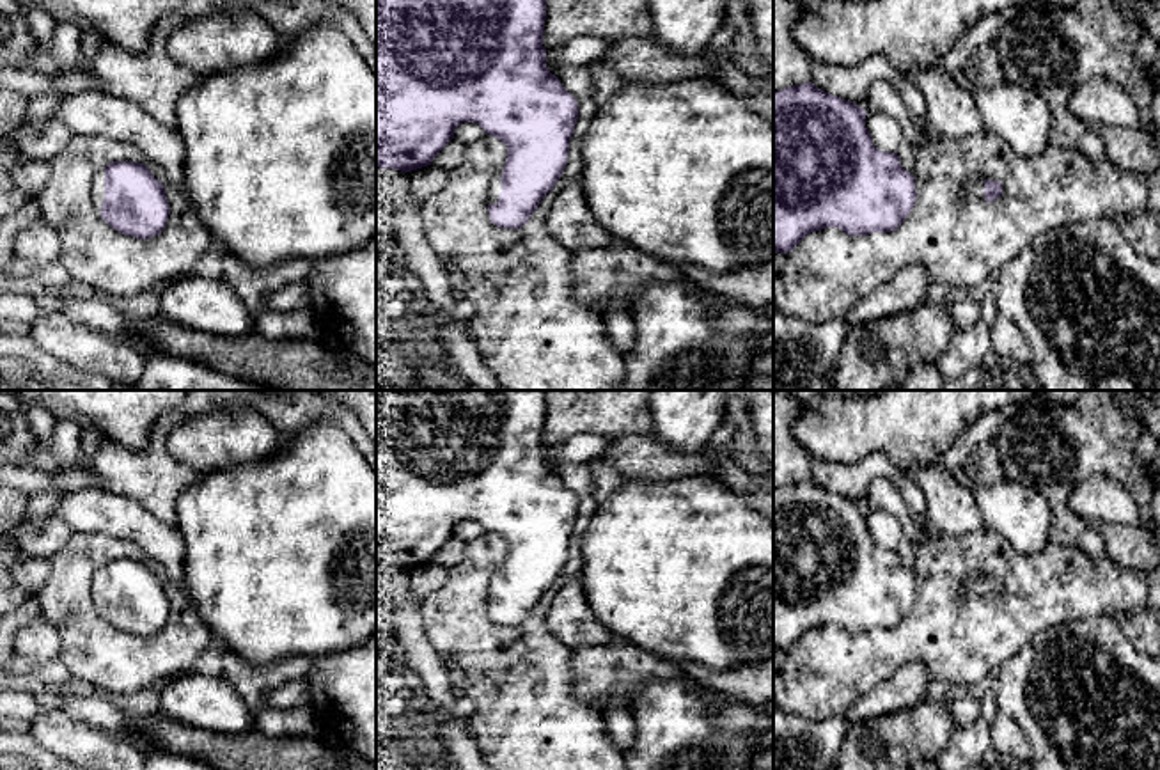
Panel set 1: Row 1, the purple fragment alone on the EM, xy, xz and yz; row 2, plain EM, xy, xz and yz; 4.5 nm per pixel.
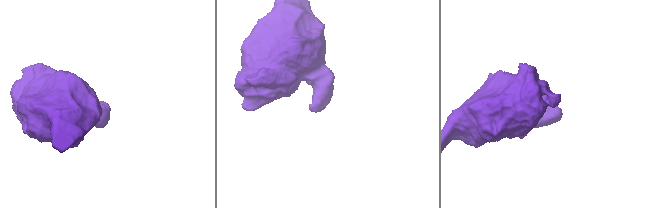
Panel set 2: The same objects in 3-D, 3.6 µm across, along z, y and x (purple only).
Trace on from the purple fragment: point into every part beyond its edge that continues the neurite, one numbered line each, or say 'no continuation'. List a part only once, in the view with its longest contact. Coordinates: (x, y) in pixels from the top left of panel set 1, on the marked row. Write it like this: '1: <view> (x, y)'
1: xy (98, 183)

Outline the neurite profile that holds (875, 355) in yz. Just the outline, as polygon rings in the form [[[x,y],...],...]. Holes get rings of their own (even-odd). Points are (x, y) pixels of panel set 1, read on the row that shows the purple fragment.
[[[922,302],[912,310],[851,326],[839,350],[835,390],[885,390],[901,385],[915,364],[937,365],[954,323],[945,303]]]

